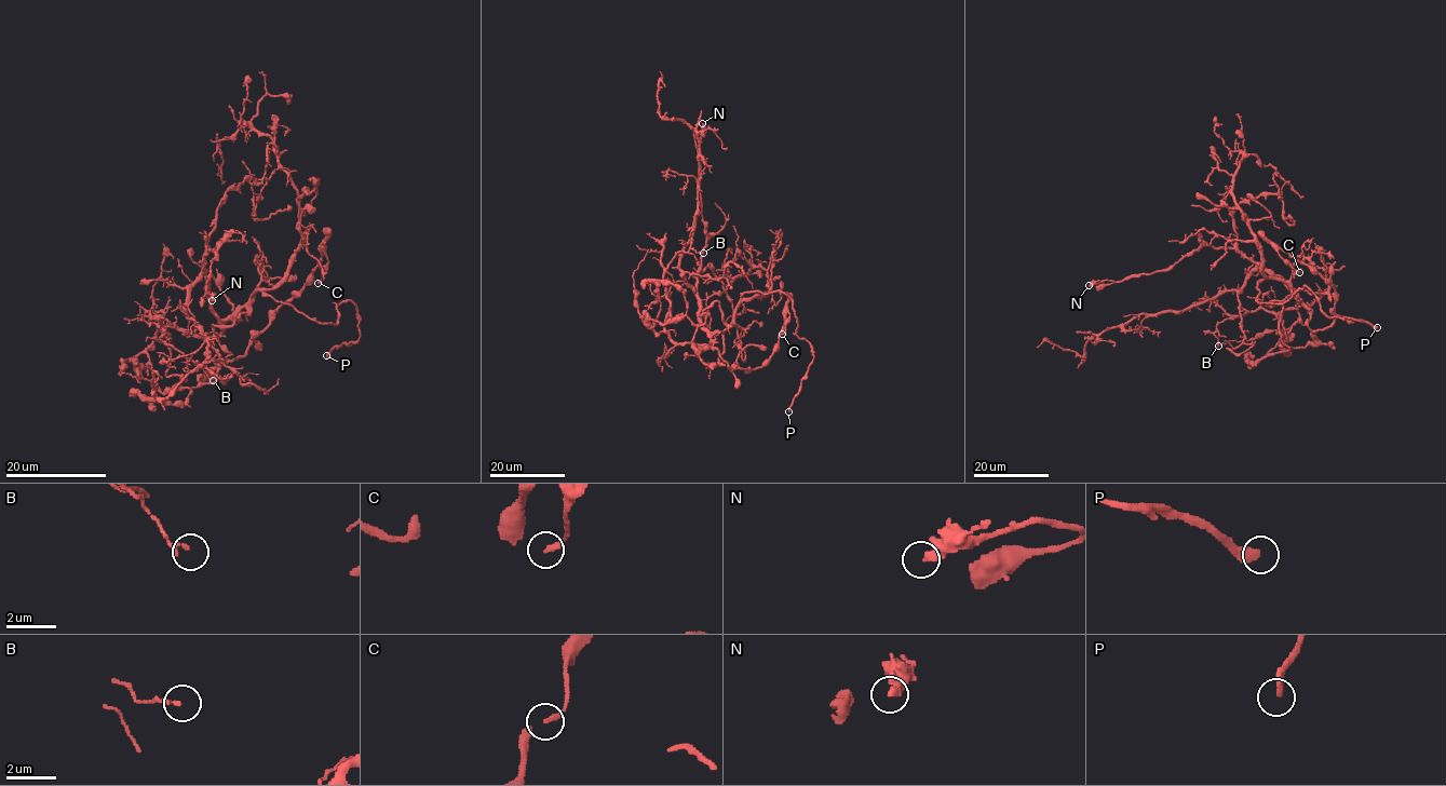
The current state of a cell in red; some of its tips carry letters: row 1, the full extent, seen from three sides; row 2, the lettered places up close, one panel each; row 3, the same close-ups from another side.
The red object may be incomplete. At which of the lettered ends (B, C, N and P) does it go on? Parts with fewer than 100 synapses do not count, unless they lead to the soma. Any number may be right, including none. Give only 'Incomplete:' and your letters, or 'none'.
Incomplete: P

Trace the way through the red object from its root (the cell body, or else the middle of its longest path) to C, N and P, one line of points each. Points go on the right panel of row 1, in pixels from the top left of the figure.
C: (1284, 284), (1311, 310), (1307, 325), (1327, 328), (1334, 321), (1335, 288), (1279, 248), (1299, 272)
N: (1284, 284), (1234, 248), (1201, 246), (1164, 270), (1131, 274), (1116, 282), (1092, 282), (1089, 285)
P: (1284, 284), (1297, 300), (1272, 278), (1258, 282), (1256, 300), (1283, 303), (1306, 285), (1328, 316), (1377, 327)

